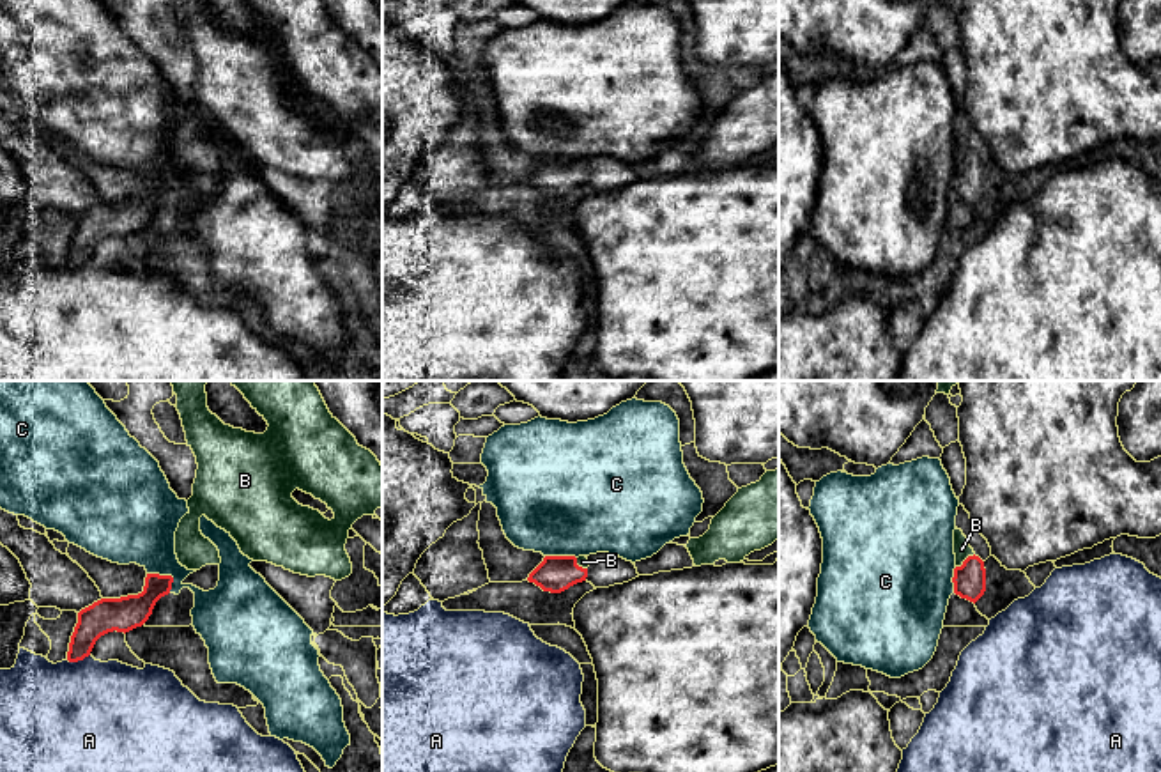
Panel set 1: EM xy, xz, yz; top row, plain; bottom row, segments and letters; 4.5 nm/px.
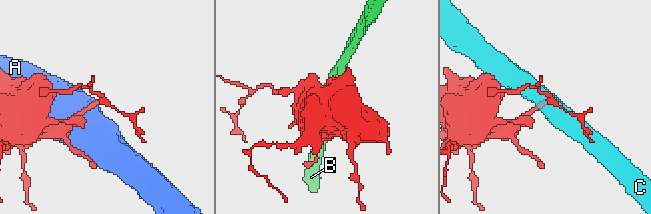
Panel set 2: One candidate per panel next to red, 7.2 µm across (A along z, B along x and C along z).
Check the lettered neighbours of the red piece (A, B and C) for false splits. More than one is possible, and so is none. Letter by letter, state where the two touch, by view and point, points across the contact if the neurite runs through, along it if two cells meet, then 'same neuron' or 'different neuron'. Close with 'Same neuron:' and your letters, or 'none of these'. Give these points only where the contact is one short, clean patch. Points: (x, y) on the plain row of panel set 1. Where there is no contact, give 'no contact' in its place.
A: contact xy (76, 264); different neuron
B: contact yz (965, 163); way yz (968, 183), (965, 163), (961, 153); same neuron
C: contact xy (167, 179); border xy (147, 176), (170, 179), (170, 195); different neuron
Same neuron: B

